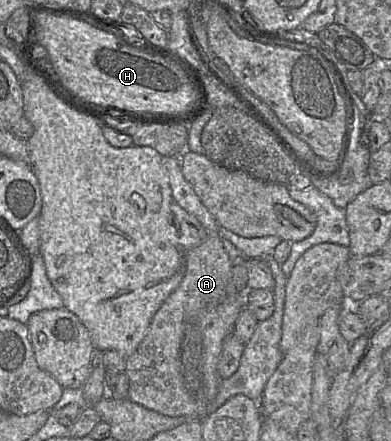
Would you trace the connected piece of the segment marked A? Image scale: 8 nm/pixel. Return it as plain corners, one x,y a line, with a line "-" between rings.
162,157
162,167
163,171
168,178
168,182
170,188
172,190
172,196
174,202
180,205
183,209
185,209
189,214
193,215
197,218
197,220
202,224
204,229
206,230
206,239
198,246
188,250
185,252
185,274
180,283
180,285
168,296
168,298
164,301
161,307
157,310
154,316
151,319
148,330
137,346
136,350
128,357
124,358
125,360
125,369
124,373
128,377
128,399
146,409
155,411
165,416
169,417
189,417
189,418
203,418
208,414
208,409
214,400
215,396
218,393
220,383
222,378
218,372
218,364
220,361
220,356
223,350
223,342
225,338
232,332
234,325
242,311
245,307
245,296
244,294
249,290
248,289
248,271
245,267
245,260
252,258
244,258
231,262
228,254
223,248
221,236
219,235
218,223
212,214
208,211
208,209
201,202
200,198
196,195
191,184
184,178
182,170
181,170
181,159
180,157

